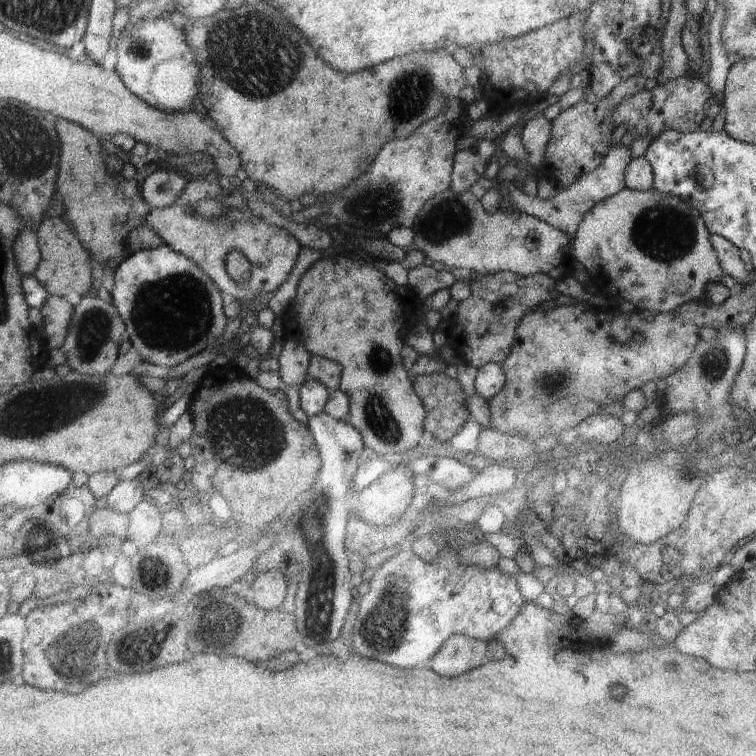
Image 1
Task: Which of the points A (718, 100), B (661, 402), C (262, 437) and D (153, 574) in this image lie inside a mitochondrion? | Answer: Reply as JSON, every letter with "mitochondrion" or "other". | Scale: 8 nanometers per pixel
{"A":"other","B":"other","C":"mitochondrion","D":"mitochondrion"}

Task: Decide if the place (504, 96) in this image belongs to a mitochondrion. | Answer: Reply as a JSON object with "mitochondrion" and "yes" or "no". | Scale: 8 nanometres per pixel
{"mitochondrion":"no"}

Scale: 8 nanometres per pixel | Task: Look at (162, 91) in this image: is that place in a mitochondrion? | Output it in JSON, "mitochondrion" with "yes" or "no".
{"mitochondrion":"no"}

